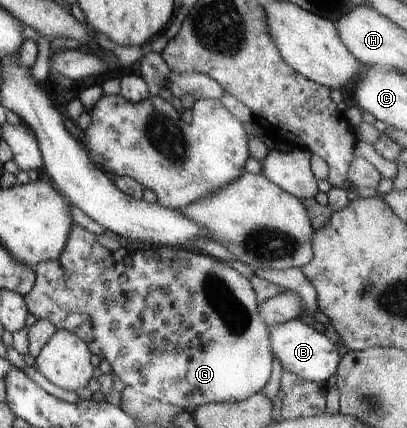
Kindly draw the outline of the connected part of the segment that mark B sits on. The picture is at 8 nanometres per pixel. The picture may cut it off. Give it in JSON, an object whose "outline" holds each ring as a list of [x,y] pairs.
{"outline":[[[296,318],[267,326],[267,329],[272,356],[278,360],[282,370],[287,370],[298,378],[314,382],[326,382],[336,372],[341,357],[334,337],[324,336],[312,326]]]}

